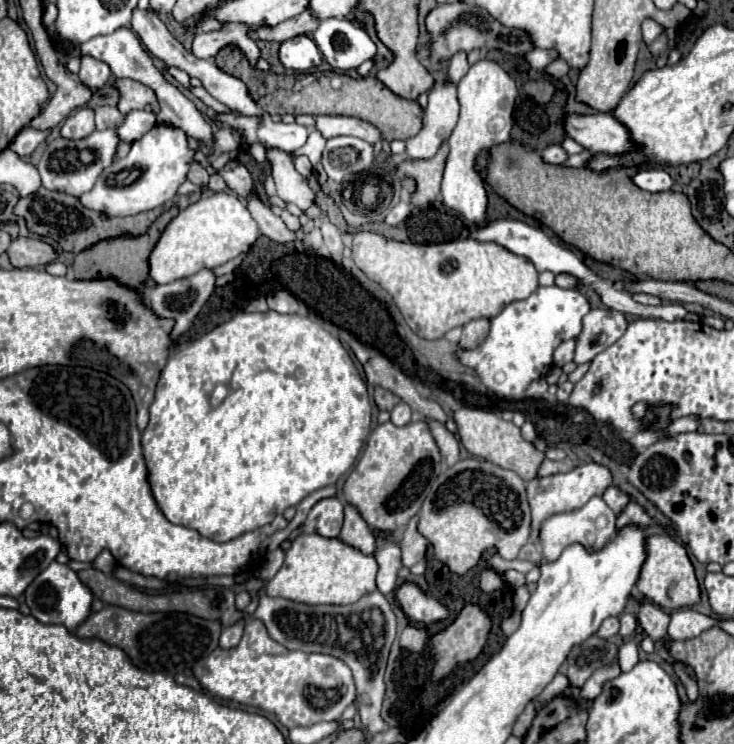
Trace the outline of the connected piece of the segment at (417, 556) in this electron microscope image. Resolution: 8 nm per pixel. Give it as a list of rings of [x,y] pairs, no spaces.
[[[414,517],[414,519],[408,523],[406,535],[404,535],[404,539],[400,541],[400,549],[402,549],[402,565],[404,565],[404,567],[416,565],[416,563],[422,561],[424,555],[426,555],[428,541],[416,531],[416,523],[418,523],[418,517]]]

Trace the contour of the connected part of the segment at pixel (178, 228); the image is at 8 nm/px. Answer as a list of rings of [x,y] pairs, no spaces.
[[[232,193],[202,195],[196,203],[178,213],[166,227],[158,245],[150,255],[150,277],[156,283],[172,283],[190,277],[200,269],[212,269],[228,263],[240,253],[248,251],[260,237],[258,225],[250,217],[246,205]]]

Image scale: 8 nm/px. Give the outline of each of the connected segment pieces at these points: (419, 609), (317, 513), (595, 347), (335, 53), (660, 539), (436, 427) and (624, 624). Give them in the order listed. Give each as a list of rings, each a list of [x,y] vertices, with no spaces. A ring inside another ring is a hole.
[[[402,583],[396,589],[396,603],[400,605],[400,609],[412,625],[428,627],[432,623],[448,619],[448,609],[436,599],[424,595],[414,583]]]
[[[336,497],[322,499],[312,507],[312,511],[308,513],[308,519],[302,523],[302,527],[293,530],[288,539],[292,541],[303,533],[316,533],[326,539],[336,539],[336,537],[340,537],[342,521],[344,521],[342,501]]]
[[[590,309],[590,313],[582,319],[582,333],[576,337],[574,363],[588,363],[598,353],[608,349],[614,341],[618,341],[628,327],[624,313],[614,309]]]
[[[332,17],[320,21],[312,39],[334,71],[356,69],[376,55],[376,45],[370,37],[346,19]]]
[[[668,535],[646,537],[646,561],[642,565],[642,573],[638,575],[636,589],[652,603],[666,609],[690,607],[700,601],[700,589],[698,589],[698,581],[694,575],[694,567],[688,559],[688,553],[682,543],[674,541]]]
[[[428,421],[428,425],[430,425],[430,431],[432,431],[432,435],[434,435],[434,439],[436,439],[438,447],[440,447],[440,453],[444,457],[444,463],[448,467],[454,465],[460,459],[458,439],[444,425],[440,425],[438,421]]]
[[[620,615],[620,635],[622,637],[628,637],[635,633],[637,626],[637,618],[634,615]]]

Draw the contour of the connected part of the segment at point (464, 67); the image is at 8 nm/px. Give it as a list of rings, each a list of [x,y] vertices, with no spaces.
[[[458,51],[454,53],[454,57],[450,59],[450,65],[448,65],[448,79],[452,83],[458,83],[466,73],[468,73],[468,61],[466,61],[466,51]]]

